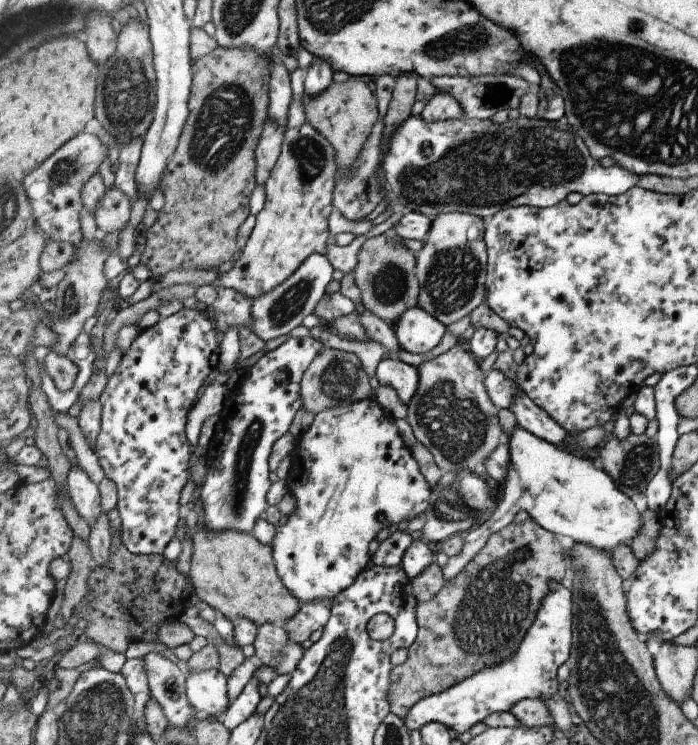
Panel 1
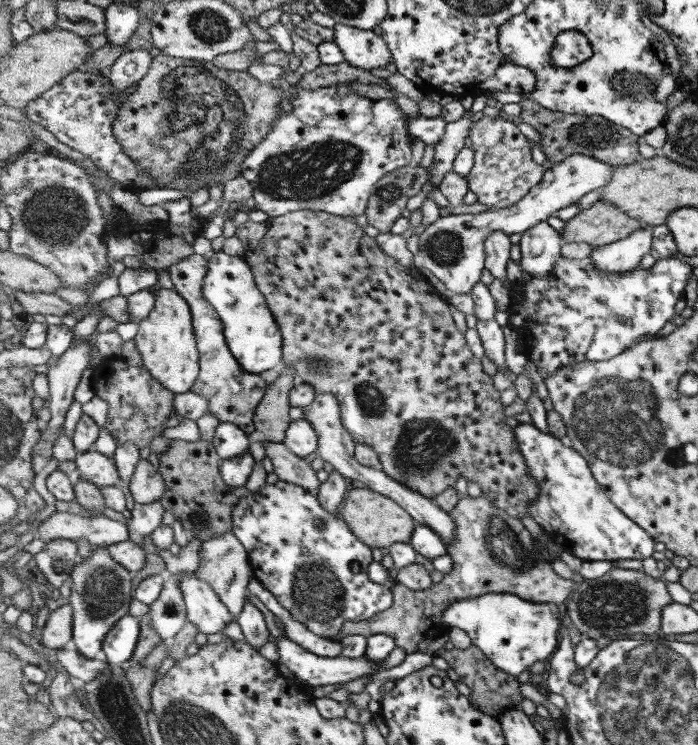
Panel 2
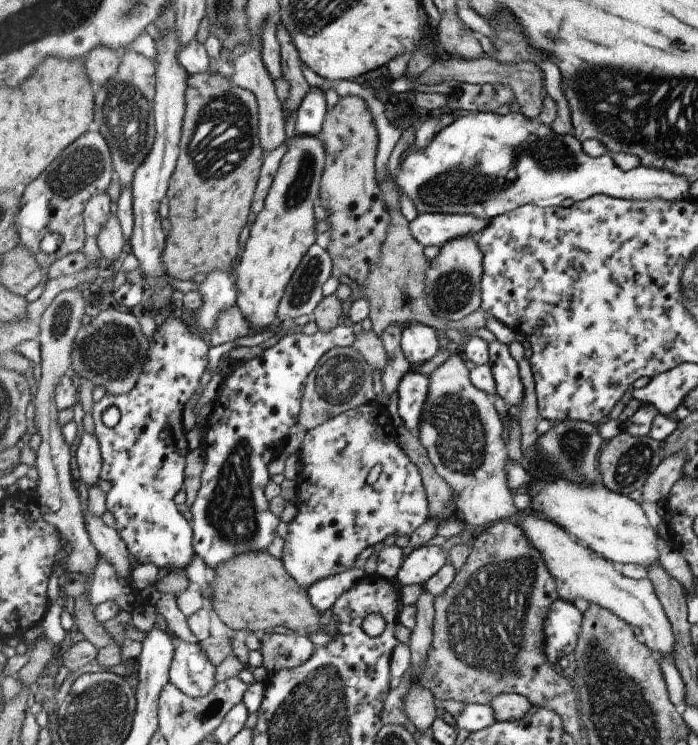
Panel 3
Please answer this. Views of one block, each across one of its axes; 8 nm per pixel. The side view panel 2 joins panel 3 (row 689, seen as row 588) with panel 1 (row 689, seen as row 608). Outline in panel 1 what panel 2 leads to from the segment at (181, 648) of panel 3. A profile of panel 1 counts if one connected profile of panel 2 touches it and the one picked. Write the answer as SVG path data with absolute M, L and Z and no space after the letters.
M220 669L194 673L188 671L186 674L188 697L198 716L218 720L224 718L232 705L228 676Z

